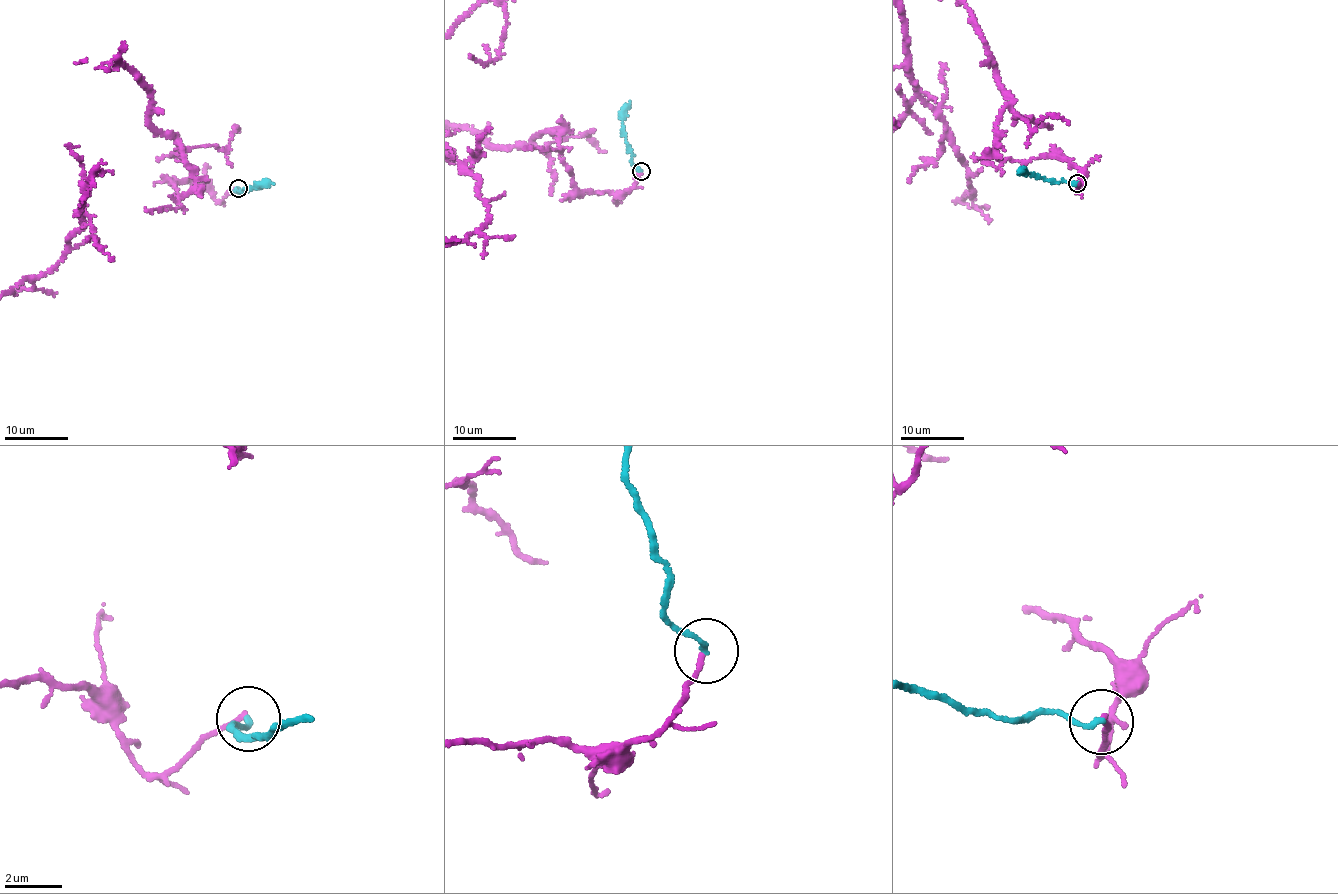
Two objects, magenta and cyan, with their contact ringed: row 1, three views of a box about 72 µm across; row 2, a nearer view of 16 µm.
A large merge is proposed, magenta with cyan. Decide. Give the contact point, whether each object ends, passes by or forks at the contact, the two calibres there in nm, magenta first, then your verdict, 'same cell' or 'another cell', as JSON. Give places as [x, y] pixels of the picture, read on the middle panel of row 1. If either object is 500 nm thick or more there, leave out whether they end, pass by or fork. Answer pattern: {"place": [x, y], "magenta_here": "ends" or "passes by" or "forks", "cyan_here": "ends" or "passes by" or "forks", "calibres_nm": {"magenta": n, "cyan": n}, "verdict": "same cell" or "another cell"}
{"place": [641, 171], "magenta_here": "ends", "cyan_here": "ends", "calibres_nm": {"magenta": 180, "cyan": 180}, "verdict": "another cell"}

